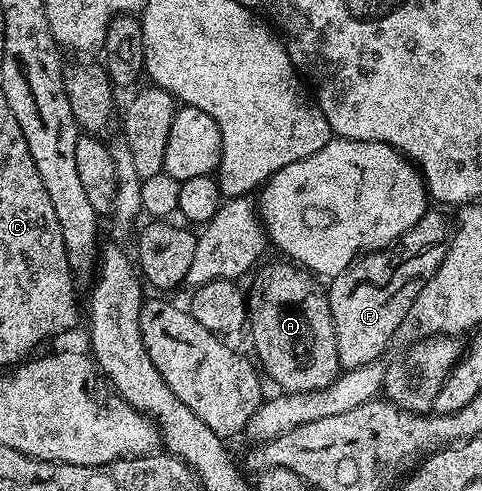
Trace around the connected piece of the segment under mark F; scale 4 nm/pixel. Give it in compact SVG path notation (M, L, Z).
M427 212L411 230L401 234L393 246L359 257L353 266L348 267L344 273L337 274L329 283L328 297L332 324L336 328L336 352L339 367L343 371L355 370L366 364L377 362L383 357L381 354L385 352L386 345L394 342L394 334L400 328L408 308L412 308L412 300L416 300L420 288L424 288L424 284L432 280L436 268L440 268L451 233L448 218L446 222L444 215Z

